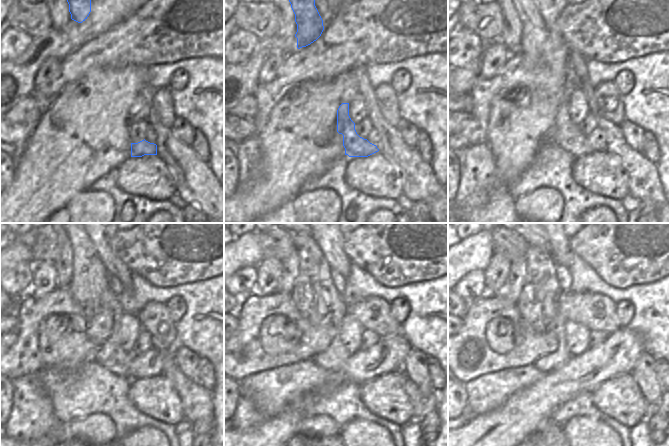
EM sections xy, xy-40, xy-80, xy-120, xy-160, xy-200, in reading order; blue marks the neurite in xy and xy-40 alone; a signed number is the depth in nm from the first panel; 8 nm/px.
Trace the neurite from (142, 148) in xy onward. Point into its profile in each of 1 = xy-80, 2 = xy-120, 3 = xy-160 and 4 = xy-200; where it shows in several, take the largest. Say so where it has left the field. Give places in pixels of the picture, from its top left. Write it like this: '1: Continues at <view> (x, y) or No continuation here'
1: Continues at xy-80 (565, 134)
2: Continues at xy-120 (89, 286)
3: Continues at xy-160 (314, 294)
4: Continues at xy-200 (538, 303)

